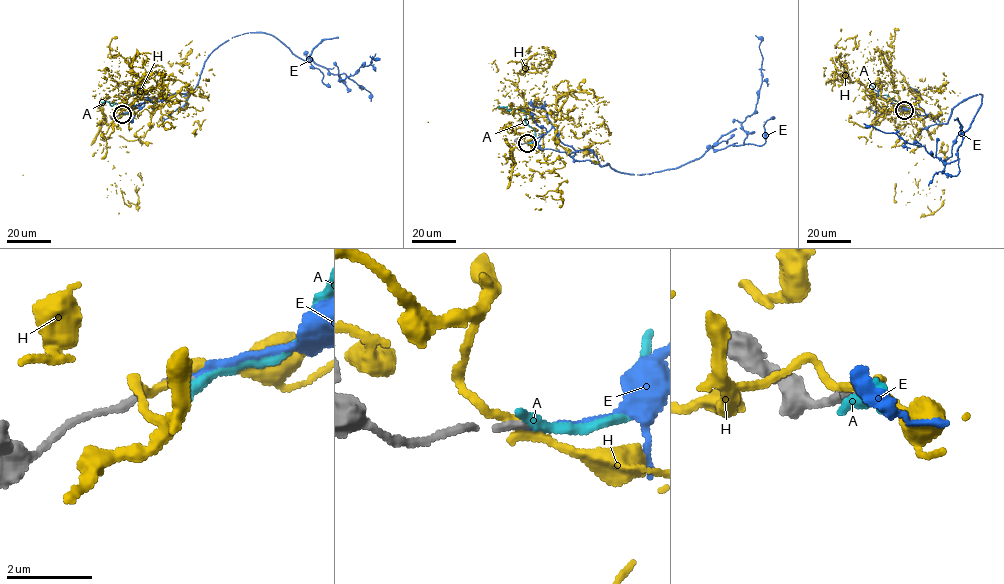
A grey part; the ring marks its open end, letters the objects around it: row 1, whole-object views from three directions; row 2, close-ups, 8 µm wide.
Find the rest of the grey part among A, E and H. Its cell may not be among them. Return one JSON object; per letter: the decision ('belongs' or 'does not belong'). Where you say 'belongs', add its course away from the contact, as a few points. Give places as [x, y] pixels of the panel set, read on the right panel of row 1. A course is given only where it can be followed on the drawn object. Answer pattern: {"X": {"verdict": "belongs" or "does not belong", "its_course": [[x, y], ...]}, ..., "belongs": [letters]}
{"A": {"verdict": "does not belong"}, "E": {"verdict": "belongs", "its_course": [[904, 110], [899, 103], [945, 124], [951, 109], [982, 95], [952, 162], [863, 123]]}, "H": {"verdict": "does not belong"}, "belongs": ["E"]}

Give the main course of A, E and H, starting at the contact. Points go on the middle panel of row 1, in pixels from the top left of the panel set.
A: (527, 142), (533, 142), (535, 135), (524, 121), (526, 114), (519, 109), (498, 107)
E: (527, 142), (553, 127), (575, 159), (630, 174), (742, 145), (741, 124), (755, 110), (762, 80), (755, 35)
H: (527, 142), (524, 127), (509, 123), (539, 117), (509, 113), (506, 95), (526, 71), (529, 50), (522, 74)

